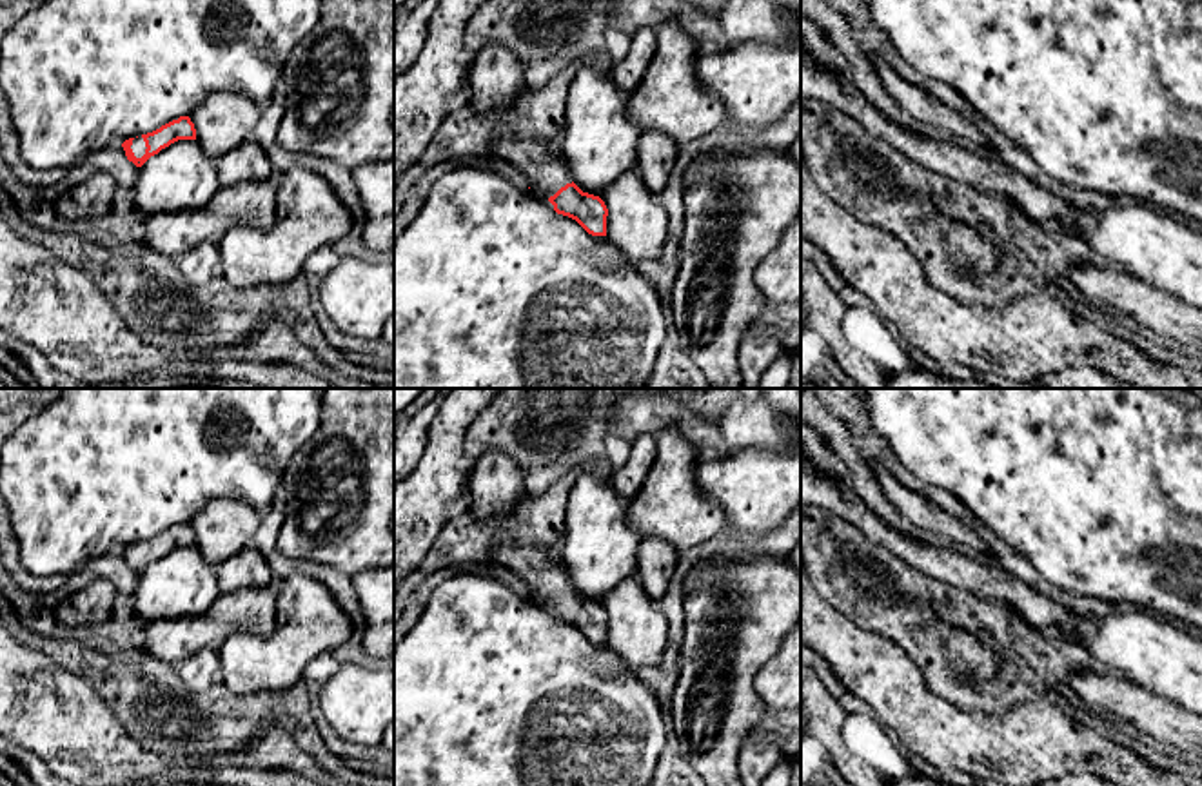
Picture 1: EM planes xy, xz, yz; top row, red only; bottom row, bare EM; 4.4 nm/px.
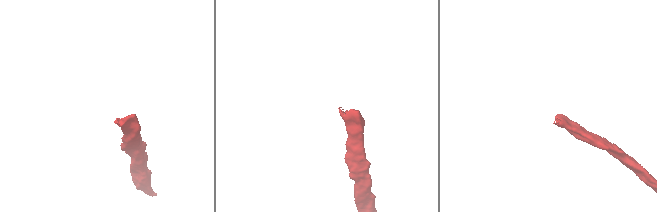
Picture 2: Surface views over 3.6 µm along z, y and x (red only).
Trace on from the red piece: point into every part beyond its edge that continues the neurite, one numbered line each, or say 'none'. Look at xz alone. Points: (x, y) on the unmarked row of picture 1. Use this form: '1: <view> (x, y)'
1: xz (543, 572)

